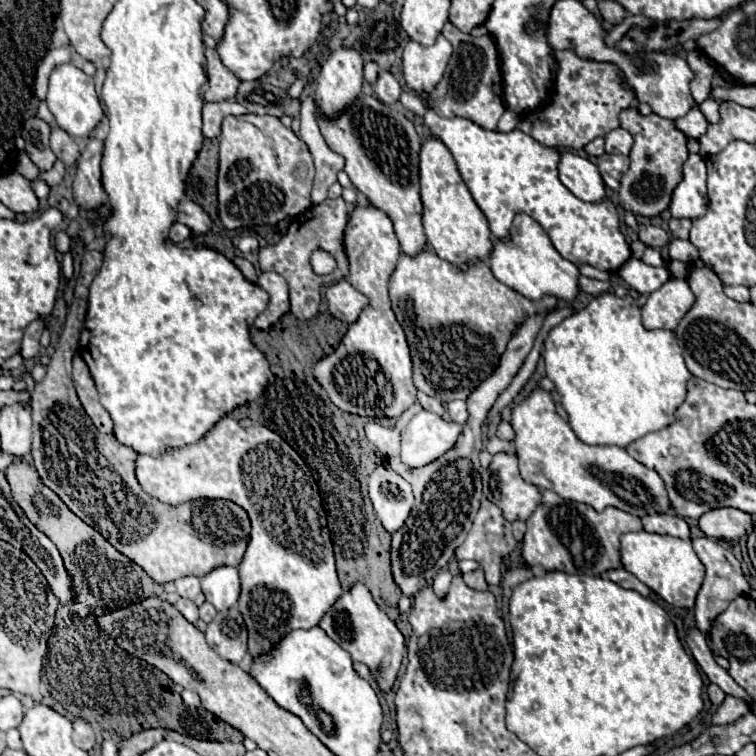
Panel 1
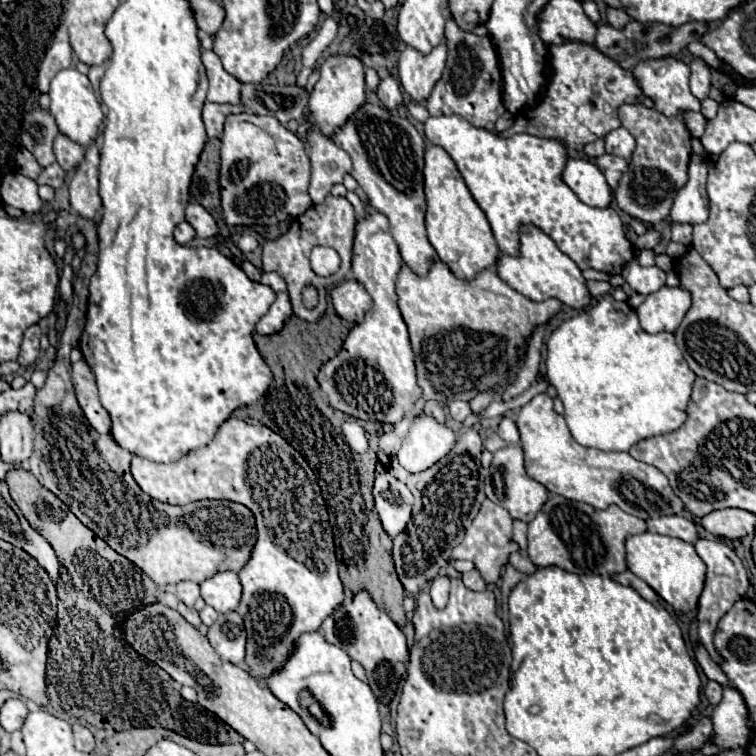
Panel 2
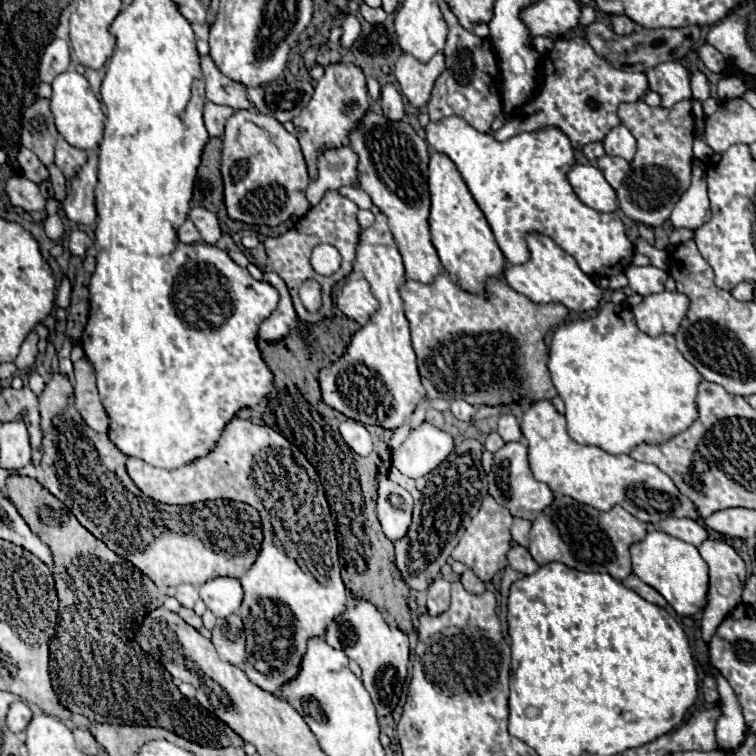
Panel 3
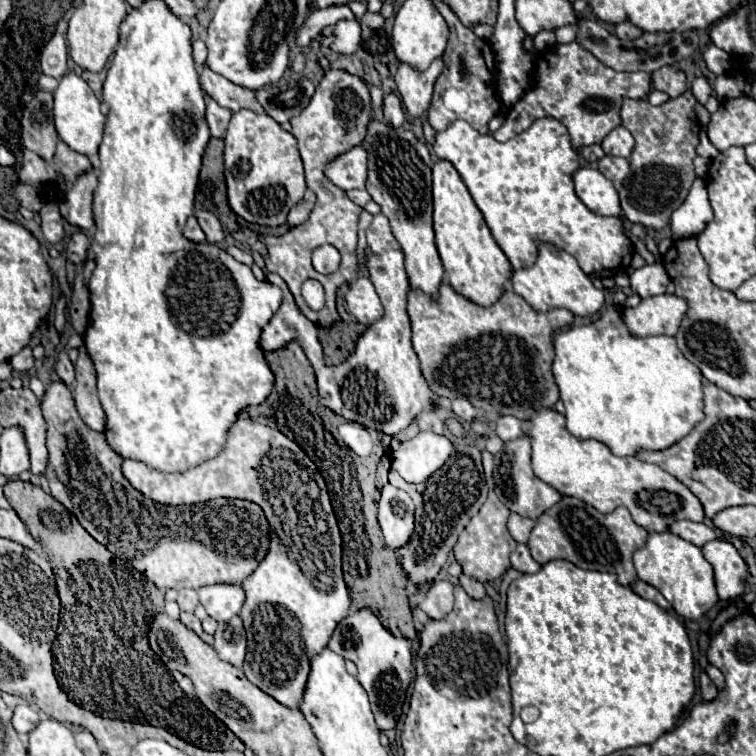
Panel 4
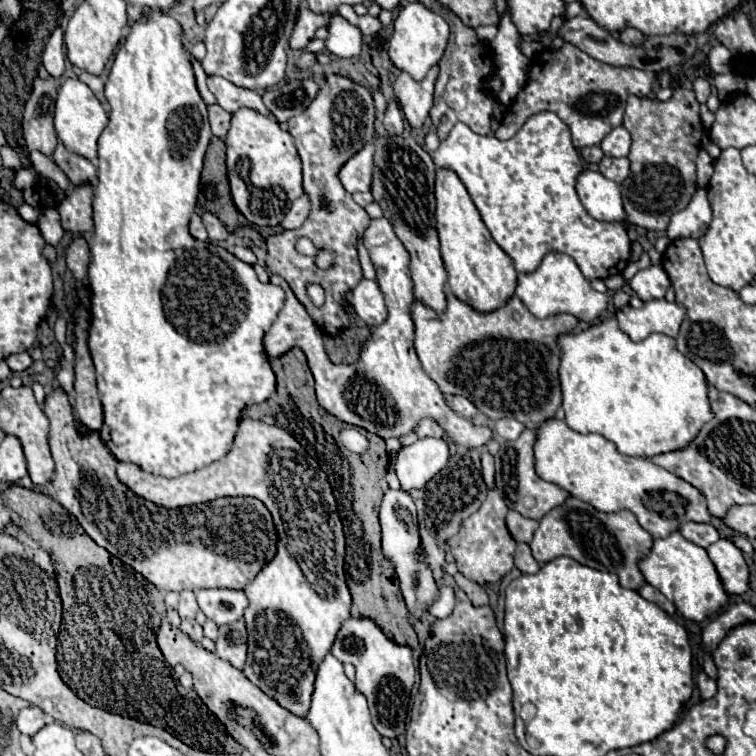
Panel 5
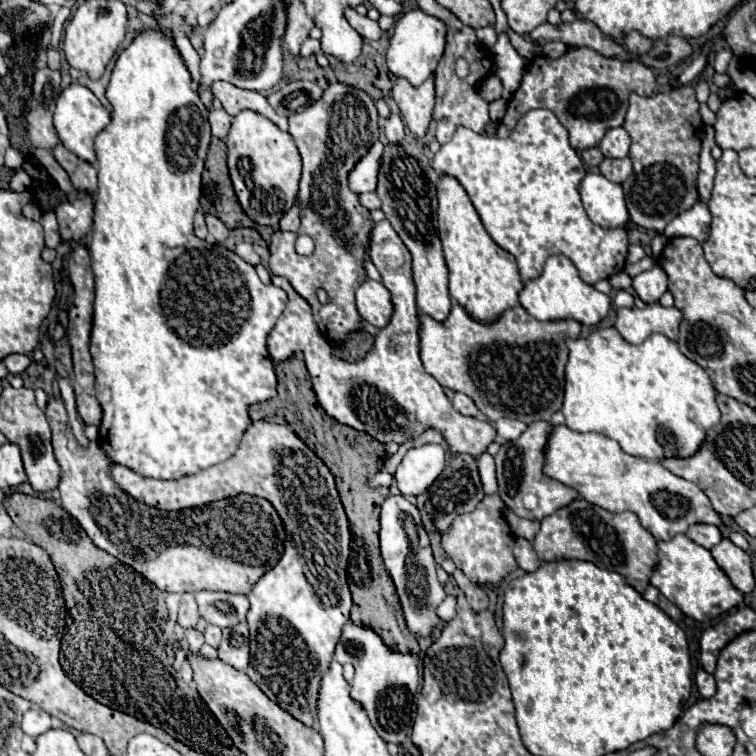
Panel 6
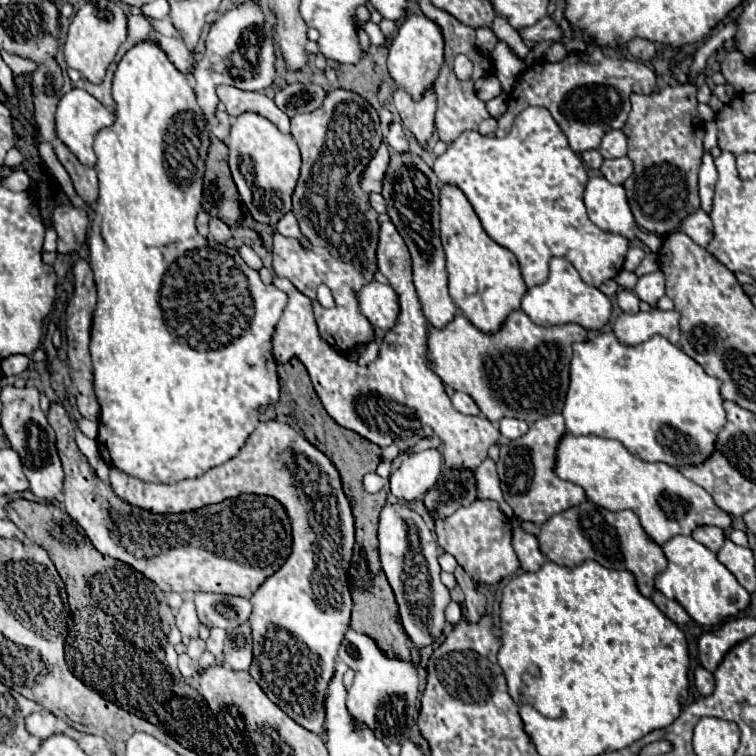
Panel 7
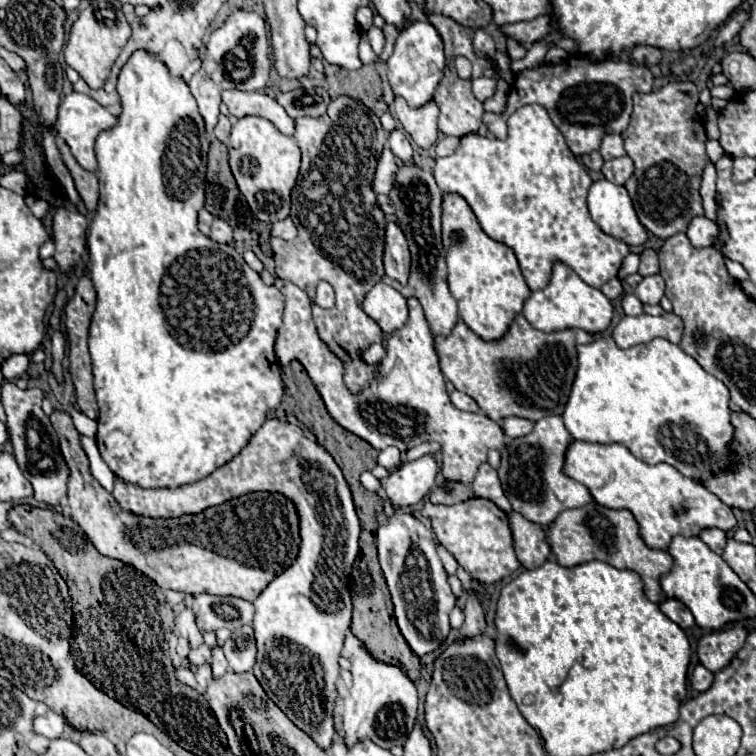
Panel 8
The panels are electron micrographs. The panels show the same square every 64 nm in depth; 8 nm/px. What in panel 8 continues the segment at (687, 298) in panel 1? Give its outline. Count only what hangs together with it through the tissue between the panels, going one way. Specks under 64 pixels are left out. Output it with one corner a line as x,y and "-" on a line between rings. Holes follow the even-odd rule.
666,312
662,316
624,316
616,328
612,330
612,336
620,348
630,348
642,342
648,342
652,338
666,338
672,344
678,344
682,338
682,320
680,316

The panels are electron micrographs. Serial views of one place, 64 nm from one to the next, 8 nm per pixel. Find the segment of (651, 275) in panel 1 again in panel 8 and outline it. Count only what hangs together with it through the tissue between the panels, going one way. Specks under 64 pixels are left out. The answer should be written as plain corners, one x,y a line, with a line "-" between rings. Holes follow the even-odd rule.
660,274
642,278
642,282
636,286
634,294
636,294
644,304
658,304
660,298
664,296
664,278
662,278

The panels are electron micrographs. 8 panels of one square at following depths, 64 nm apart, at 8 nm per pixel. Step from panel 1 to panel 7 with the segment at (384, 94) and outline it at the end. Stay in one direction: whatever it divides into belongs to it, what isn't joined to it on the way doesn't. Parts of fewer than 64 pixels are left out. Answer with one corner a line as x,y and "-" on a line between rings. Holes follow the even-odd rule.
398,120
390,122
386,140
388,140
388,144
390,144
394,150
398,150
398,152
406,152
406,150
408,150
408,142
406,142
406,138
404,138
404,128
402,128
402,124
400,124

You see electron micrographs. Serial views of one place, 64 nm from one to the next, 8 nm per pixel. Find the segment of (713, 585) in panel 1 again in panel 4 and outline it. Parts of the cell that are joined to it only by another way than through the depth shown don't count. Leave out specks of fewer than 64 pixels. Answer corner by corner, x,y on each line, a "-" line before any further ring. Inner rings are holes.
710,540
702,546
704,558
714,568
714,582
718,600
730,602
744,592
748,566
738,550
726,540

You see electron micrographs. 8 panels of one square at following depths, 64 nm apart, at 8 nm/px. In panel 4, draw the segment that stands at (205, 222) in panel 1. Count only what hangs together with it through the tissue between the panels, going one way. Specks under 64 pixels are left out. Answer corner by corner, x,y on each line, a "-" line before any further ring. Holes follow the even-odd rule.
198,210
194,216
196,216
196,220
198,220
198,224
200,224
200,228
202,228
202,232
206,234
206,240
208,240
210,244
218,244
218,242
224,238
222,226
220,226
218,218
216,218
212,212
208,212
208,210

